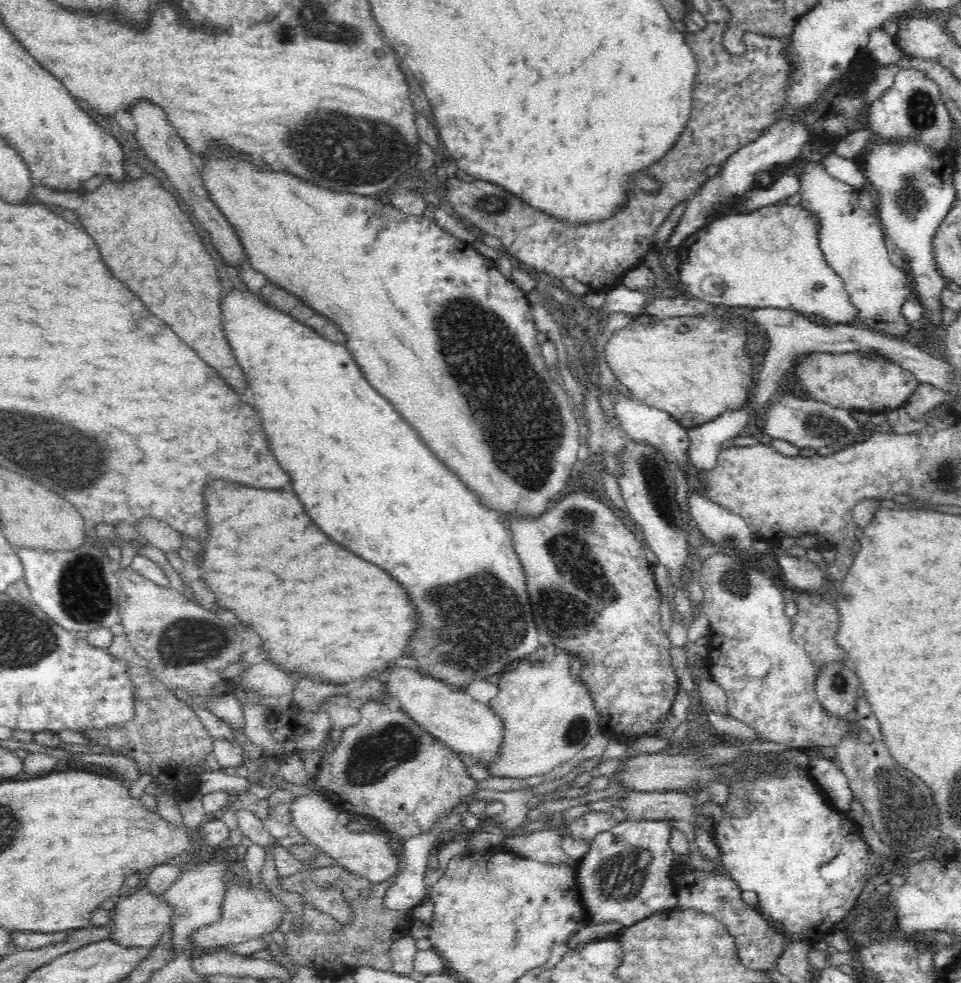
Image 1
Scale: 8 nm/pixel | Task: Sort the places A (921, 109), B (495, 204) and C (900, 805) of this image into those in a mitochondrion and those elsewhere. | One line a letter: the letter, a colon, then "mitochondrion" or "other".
A: mitochondrion
B: mitochondrion
C: mitochondrion

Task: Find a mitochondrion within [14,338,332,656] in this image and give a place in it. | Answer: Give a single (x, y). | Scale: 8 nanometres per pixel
(82, 592)

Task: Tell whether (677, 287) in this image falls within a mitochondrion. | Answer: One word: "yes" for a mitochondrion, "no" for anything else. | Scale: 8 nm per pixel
no

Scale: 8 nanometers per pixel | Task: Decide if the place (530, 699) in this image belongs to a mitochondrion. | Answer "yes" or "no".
no

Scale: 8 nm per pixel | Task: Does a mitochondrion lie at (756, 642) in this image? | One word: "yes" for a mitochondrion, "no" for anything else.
no

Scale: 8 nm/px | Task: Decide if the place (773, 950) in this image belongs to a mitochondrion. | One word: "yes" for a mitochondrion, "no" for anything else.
no

